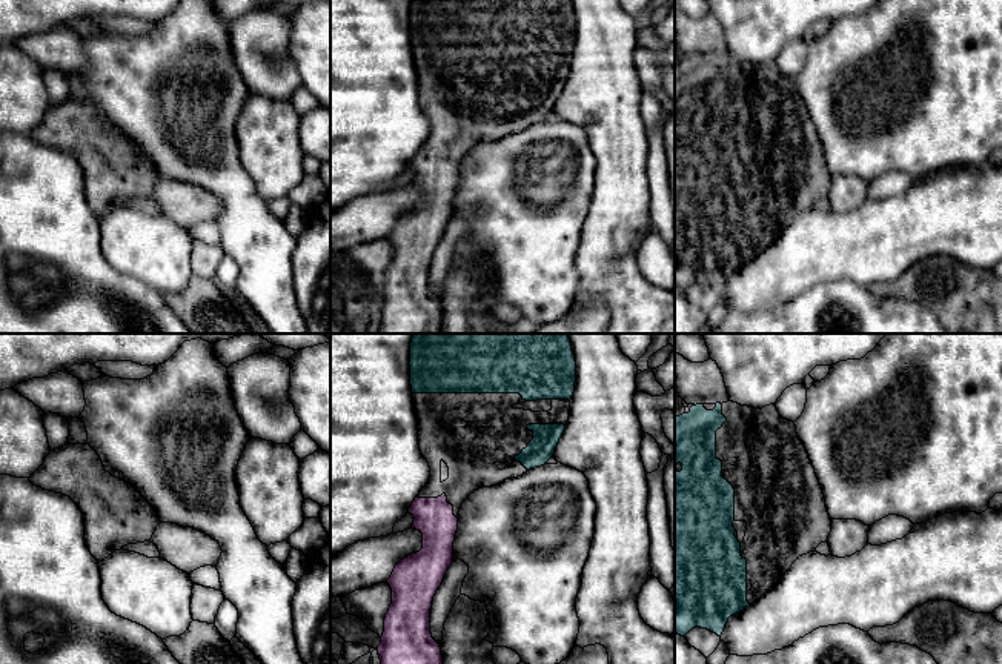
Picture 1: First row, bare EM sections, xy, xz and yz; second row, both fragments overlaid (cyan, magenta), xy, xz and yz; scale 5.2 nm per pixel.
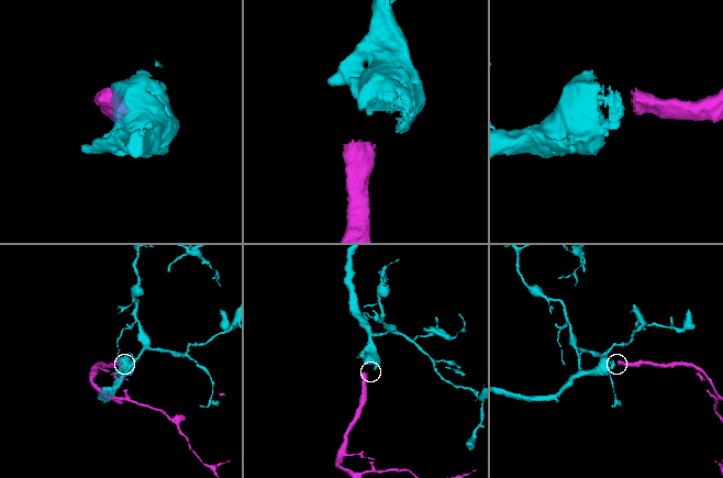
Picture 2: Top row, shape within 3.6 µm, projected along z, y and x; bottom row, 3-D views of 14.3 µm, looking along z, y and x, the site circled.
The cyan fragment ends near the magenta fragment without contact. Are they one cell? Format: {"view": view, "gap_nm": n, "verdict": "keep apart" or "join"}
{"view": "xz", "gap_nm": 420, "verdict": "join"}

